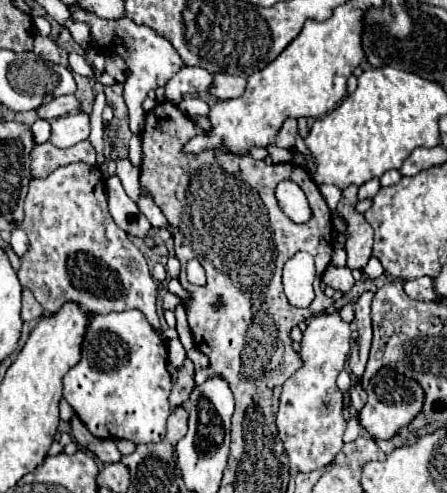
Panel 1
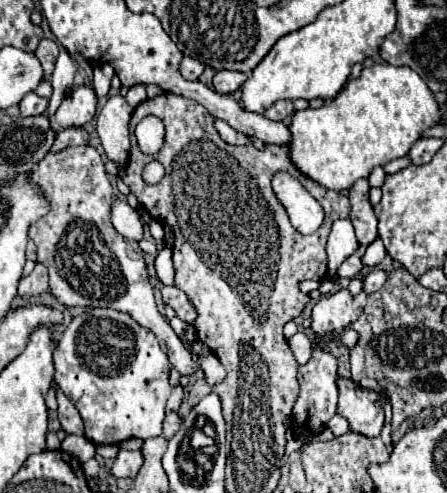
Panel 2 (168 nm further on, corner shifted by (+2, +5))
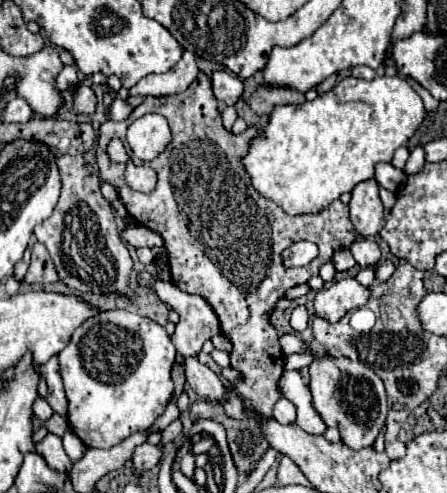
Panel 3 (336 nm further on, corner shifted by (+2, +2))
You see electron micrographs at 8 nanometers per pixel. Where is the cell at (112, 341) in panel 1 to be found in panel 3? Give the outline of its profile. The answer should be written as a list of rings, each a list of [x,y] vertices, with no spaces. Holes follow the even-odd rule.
[[[104,311],[86,319],[68,341],[66,349],[58,353],[60,373],[68,397],[68,423],[70,429],[84,441],[86,447],[110,449],[132,433],[148,431],[164,413],[172,399],[170,369],[176,359],[176,349],[164,327],[130,311]]]

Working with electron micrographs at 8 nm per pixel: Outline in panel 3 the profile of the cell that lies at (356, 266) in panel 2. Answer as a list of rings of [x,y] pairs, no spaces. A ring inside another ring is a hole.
[[[338,249],[334,253],[332,261],[334,261],[334,265],[336,265],[338,271],[348,271],[348,269],[352,269],[356,265],[356,261],[354,261],[354,257],[352,257],[352,253],[348,249]]]

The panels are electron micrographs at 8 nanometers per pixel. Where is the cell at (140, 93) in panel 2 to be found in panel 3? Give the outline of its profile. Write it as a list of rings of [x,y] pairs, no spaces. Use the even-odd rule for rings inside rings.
[[[184,51],[182,59],[168,73],[162,75],[146,75],[132,89],[130,95],[152,95],[162,97],[176,95],[184,91],[196,77],[200,69],[196,65],[196,57],[190,51]]]

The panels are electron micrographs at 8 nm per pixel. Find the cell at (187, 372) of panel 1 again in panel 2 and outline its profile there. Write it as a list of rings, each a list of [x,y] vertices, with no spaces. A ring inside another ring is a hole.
[[[182,386],[172,390],[172,394],[168,398],[168,404],[166,404],[166,412],[178,412],[180,404],[182,404]]]

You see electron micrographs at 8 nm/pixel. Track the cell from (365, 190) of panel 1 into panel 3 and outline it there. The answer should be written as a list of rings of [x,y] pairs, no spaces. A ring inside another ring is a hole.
[[[378,163],[374,177],[376,177],[376,181],[378,181],[380,187],[396,193],[400,187],[404,187],[406,173],[404,171],[396,171],[390,163]]]

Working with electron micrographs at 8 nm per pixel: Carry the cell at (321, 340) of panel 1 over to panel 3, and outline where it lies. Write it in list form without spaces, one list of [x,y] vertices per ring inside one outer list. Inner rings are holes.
[[[346,277],[316,293],[316,299],[314,299],[316,317],[320,317],[328,323],[336,323],[348,311],[364,307],[368,297],[370,297],[370,291],[366,287],[362,287],[352,277]]]

